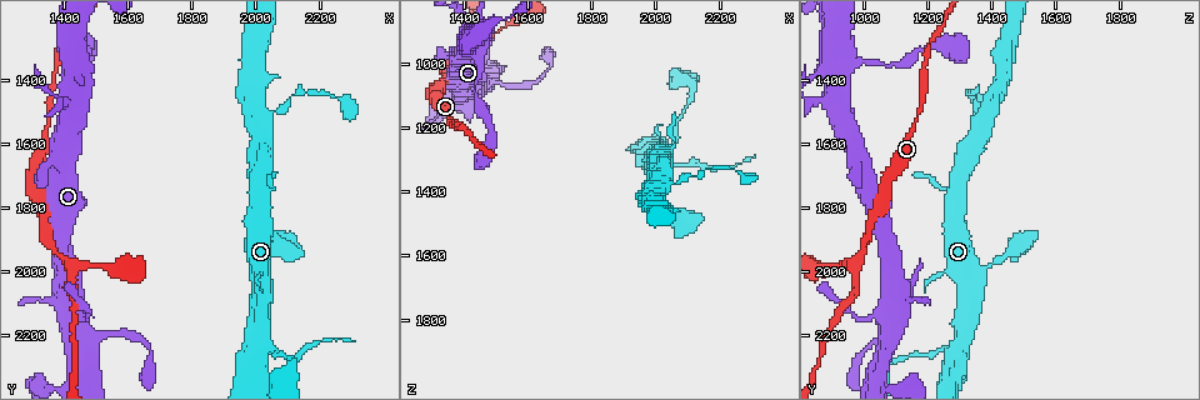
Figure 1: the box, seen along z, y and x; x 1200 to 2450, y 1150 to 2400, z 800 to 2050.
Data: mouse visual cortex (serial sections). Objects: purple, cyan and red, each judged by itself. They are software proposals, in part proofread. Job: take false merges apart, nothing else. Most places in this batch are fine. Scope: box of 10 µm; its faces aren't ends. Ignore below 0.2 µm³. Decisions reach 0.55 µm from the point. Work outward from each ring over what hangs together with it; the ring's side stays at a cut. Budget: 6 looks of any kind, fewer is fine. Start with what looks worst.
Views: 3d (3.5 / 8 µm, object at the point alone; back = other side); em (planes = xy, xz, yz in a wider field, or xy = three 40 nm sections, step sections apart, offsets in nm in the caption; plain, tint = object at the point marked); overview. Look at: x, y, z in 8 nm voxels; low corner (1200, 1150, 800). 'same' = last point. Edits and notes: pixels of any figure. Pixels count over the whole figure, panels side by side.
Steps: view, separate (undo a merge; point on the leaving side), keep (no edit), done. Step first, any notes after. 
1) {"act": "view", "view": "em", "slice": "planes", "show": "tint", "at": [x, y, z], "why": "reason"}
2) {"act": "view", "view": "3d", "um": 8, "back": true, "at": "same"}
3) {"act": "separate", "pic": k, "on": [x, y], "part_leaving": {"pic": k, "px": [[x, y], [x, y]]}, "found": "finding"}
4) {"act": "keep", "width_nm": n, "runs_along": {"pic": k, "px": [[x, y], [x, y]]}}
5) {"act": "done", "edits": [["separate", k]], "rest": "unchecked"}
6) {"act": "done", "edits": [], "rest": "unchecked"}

{"act": "view", "view": "3d", "um": 3.5, "at": [1420, 1980, 980]}

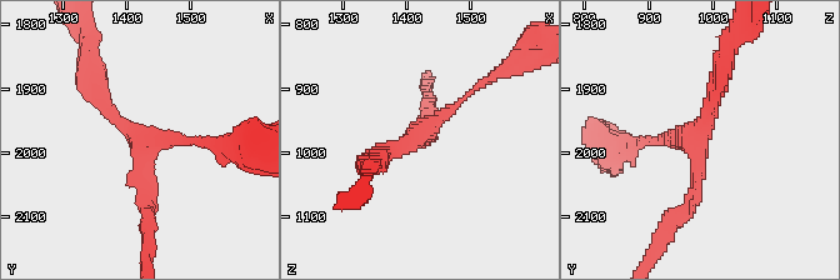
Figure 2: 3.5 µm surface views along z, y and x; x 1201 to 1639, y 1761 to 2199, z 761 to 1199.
{"act": "view", "view": "em", "slice": "xy", "step": 1, "show": "tint", "at": [1420, 1980, 970], "arms": 3, "arm_widths_nm": [100, 150, 250]}

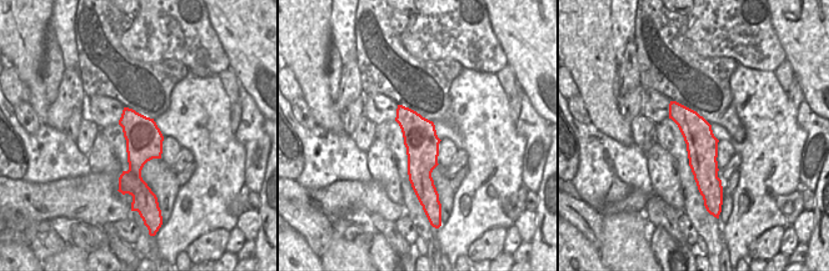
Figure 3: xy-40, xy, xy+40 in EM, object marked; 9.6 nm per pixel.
{"act": "keep", "runs_along": {"pic": 3, "px": [[673, 104], [700, 140], [705, 186]]}, "found": "continuous, no second cell"}

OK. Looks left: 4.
{"act": "view", "view": "3d", "um": 3.5, "at": [2020, 2250, 1280]}

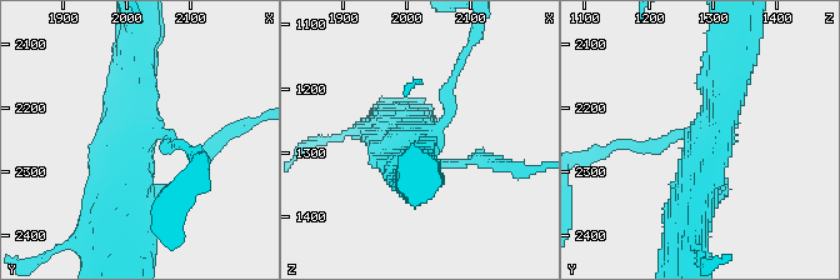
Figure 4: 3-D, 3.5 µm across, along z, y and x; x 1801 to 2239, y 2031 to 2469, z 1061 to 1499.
{"act": "view", "view": "em", "slice": "xy", "step": 2, "show": "tint", "at": [2010, 2255, 1285], "arms": 3, "arm_widths_nm": [150, 450, 500]}

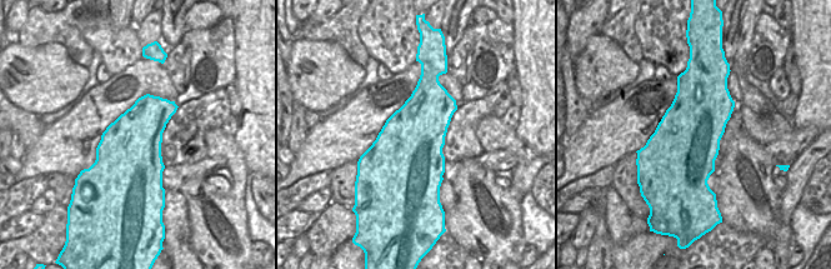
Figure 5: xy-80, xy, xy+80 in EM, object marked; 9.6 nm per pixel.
{"act": "keep", "runs_along": {"pic": 4, "px": [[733, 60], [689, 216]]}, "found": "continuous, no second cell"}

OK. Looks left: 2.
{"act": "view", "view": "3d", "um": 8, "at": [1440, 1340, 990], "why": "thick turns thin"}

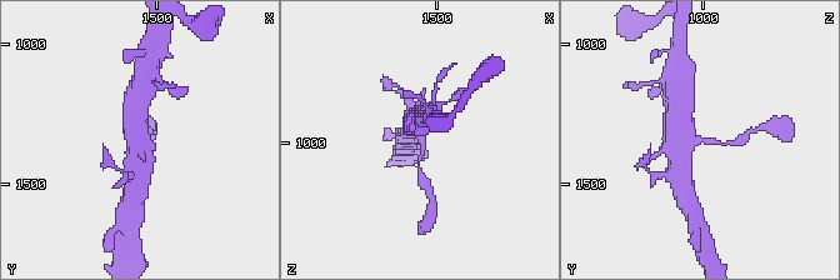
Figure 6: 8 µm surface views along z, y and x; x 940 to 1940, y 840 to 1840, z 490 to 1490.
{"act": "view", "view": "em", "slice": "xy", "step": 1, "show": "tint", "at": "same", "why": "need the tissue"}

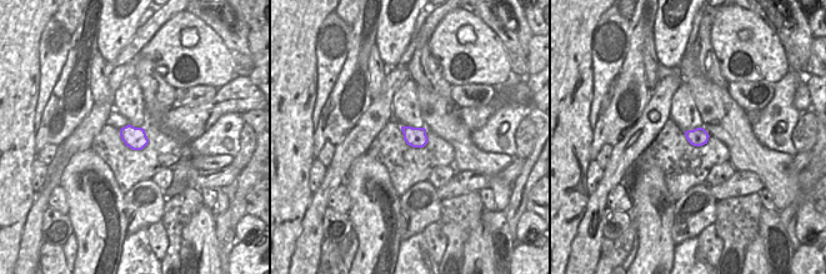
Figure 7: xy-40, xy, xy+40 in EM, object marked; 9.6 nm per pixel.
{"act": "keep", "found": "continuous, no second cell"}

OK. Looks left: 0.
{"act": "done", "edits": [], "rest": "unchecked"}

